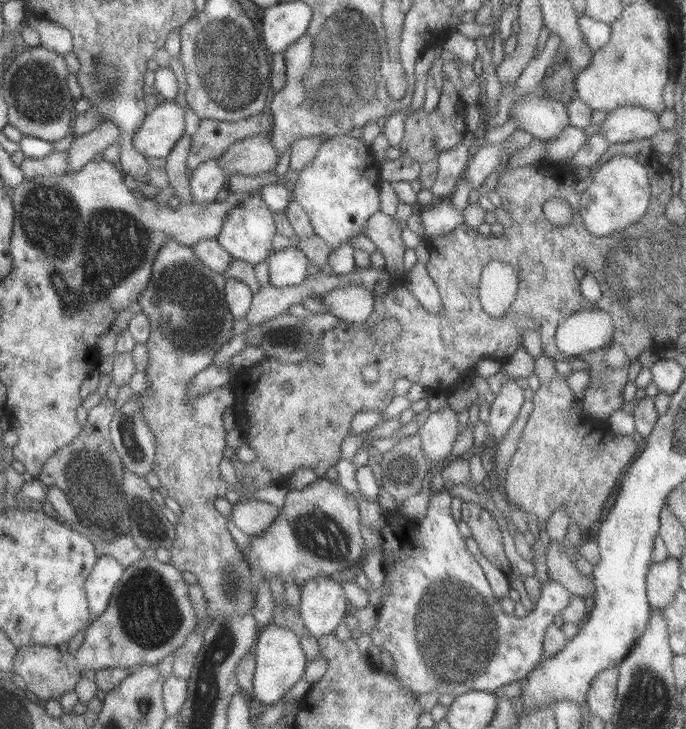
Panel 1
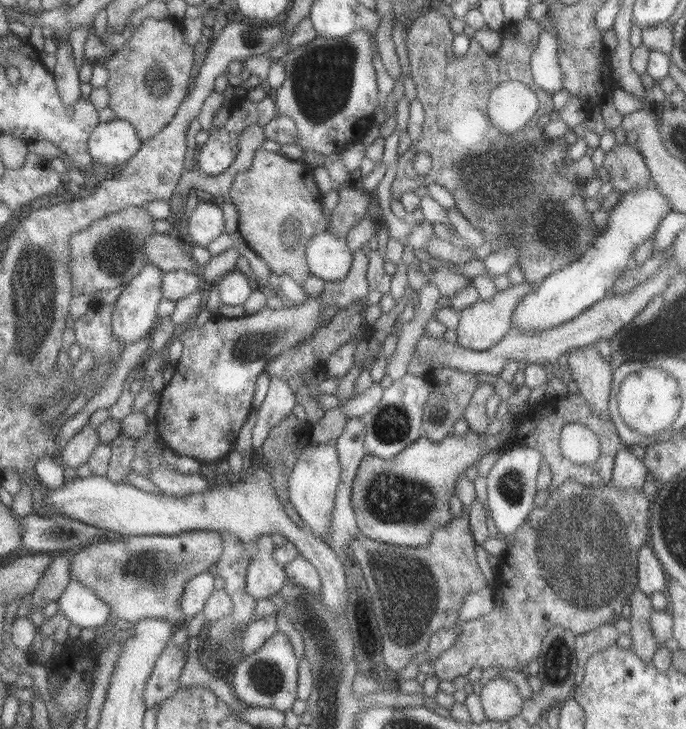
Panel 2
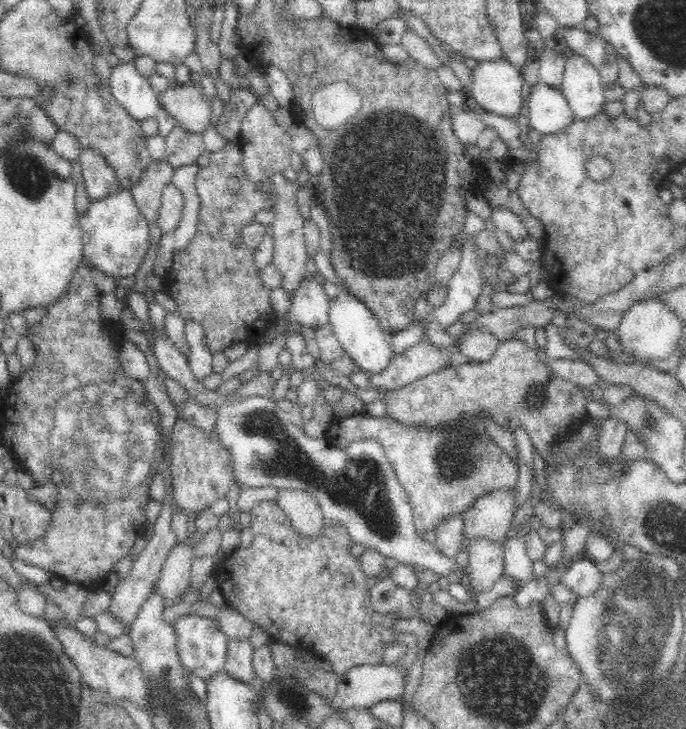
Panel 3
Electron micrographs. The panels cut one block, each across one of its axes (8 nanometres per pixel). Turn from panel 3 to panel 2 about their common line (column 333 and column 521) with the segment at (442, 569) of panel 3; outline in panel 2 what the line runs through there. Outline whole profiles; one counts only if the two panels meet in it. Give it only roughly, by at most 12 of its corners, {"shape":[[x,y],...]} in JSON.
{"shape":[[503,450],[488,473],[488,510],[503,536],[536,507],[542,454]]}

